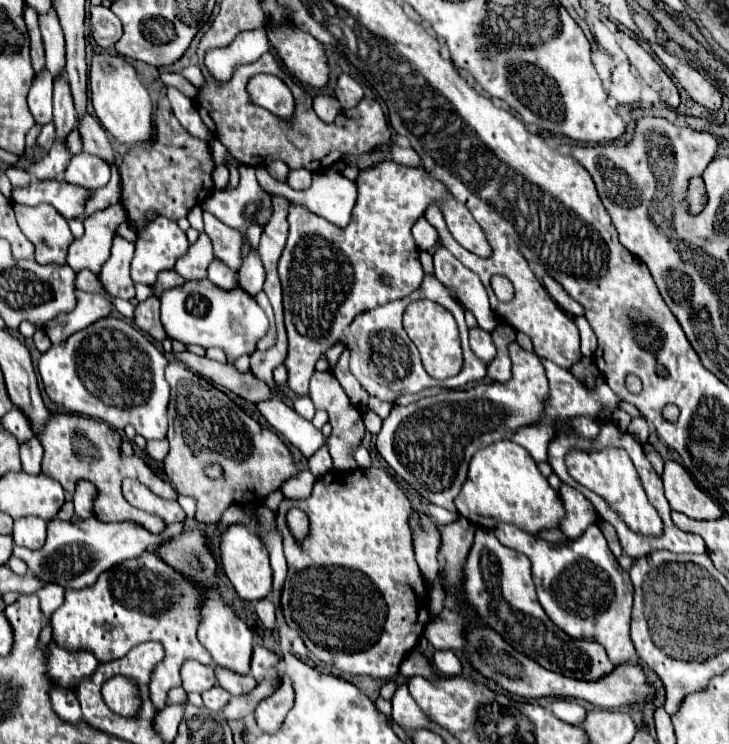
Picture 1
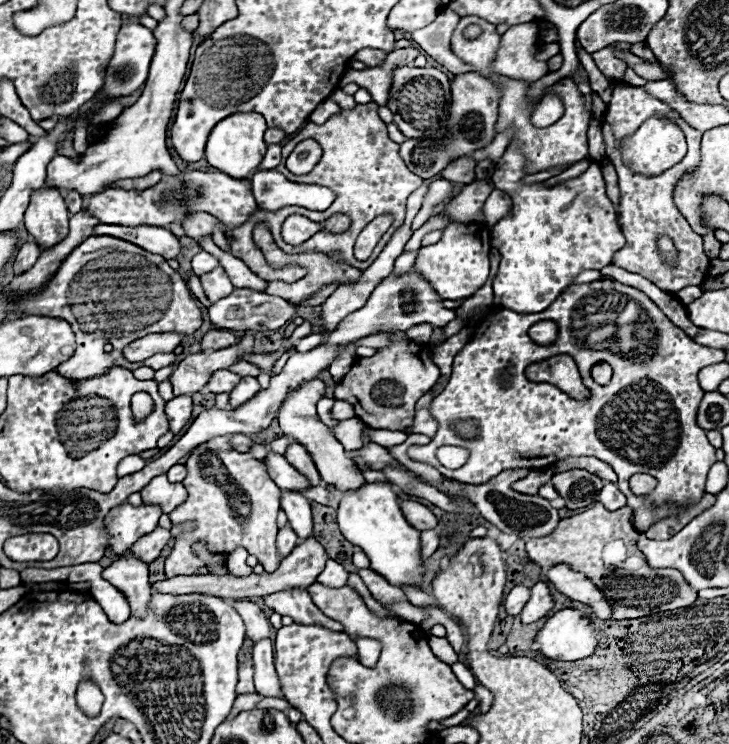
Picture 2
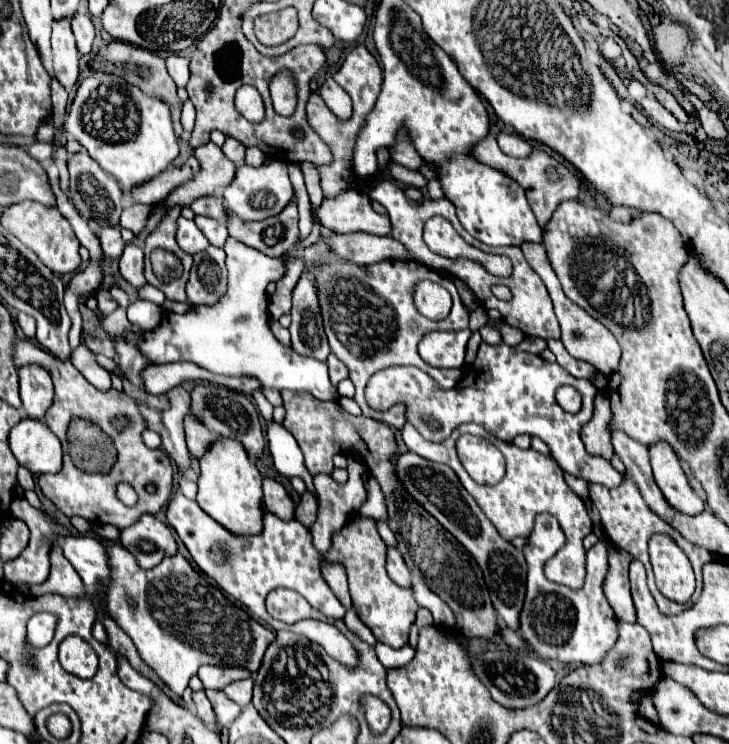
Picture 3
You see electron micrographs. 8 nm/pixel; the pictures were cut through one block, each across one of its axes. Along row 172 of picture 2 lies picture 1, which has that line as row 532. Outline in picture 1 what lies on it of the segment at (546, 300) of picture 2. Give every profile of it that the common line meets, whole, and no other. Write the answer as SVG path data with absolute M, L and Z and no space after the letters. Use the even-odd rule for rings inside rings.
M498 524L494 528L500 544L518 550L532 562L534 580L542 580L538 588L538 602L548 618L568 636L580 640L600 642L612 664L642 664L630 638L630 612L632 612L632 582L610 552L606 538L596 524L588 526L580 538L566 540L564 544L550 544L520 530L512 524Z

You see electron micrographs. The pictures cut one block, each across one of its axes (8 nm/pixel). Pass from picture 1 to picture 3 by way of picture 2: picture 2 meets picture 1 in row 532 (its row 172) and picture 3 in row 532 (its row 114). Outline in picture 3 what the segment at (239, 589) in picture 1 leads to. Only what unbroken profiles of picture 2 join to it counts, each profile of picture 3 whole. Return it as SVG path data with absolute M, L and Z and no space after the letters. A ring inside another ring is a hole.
M218 438L200 458L200 478L196 502L220 526L236 536L252 536L262 530L262 476L246 450L236 440Z

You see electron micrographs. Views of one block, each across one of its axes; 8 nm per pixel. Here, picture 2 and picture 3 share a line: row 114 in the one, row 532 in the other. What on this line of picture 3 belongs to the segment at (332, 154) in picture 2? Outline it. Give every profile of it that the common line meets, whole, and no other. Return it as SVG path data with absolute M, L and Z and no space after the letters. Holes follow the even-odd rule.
M352 516L338 532L332 536L332 546L322 554L324 562L342 564L348 576L348 592L352 596L352 604L358 612L358 618L370 628L378 642L386 646L406 646L408 630L416 620L418 604L410 590L396 586L386 574L386 544L382 542L376 520L364 516Z

